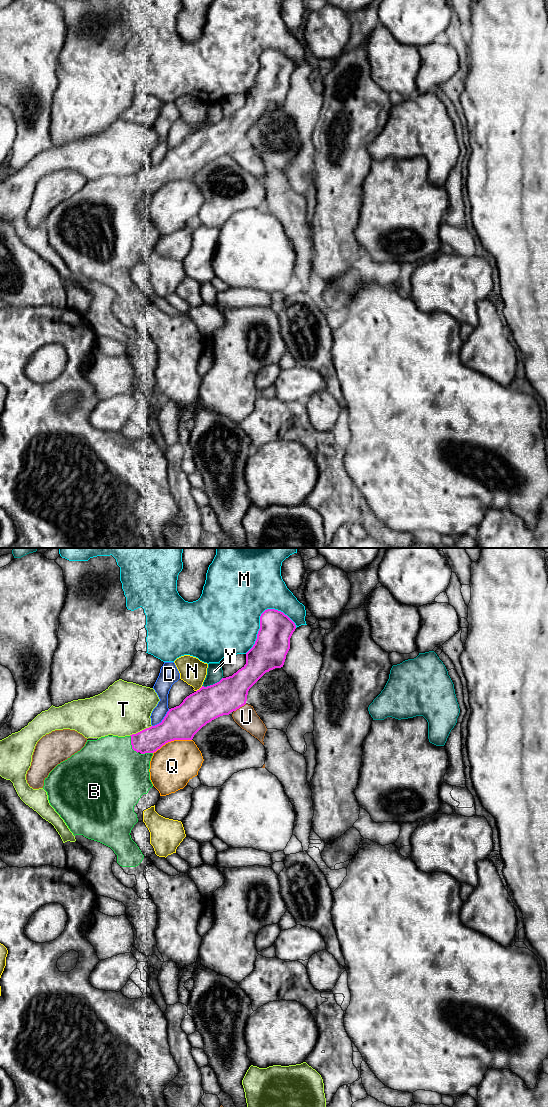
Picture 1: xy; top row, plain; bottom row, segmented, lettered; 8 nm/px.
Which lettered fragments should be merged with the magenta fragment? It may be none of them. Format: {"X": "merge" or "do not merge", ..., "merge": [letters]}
{"B": "merge", "D": "do not merge", "M": "do not merge", "N": "do not merge", "Q": "do not merge", "T": "do not merge", "U": "do not merge", "Y": "do not merge", "merge": ["B"]}

